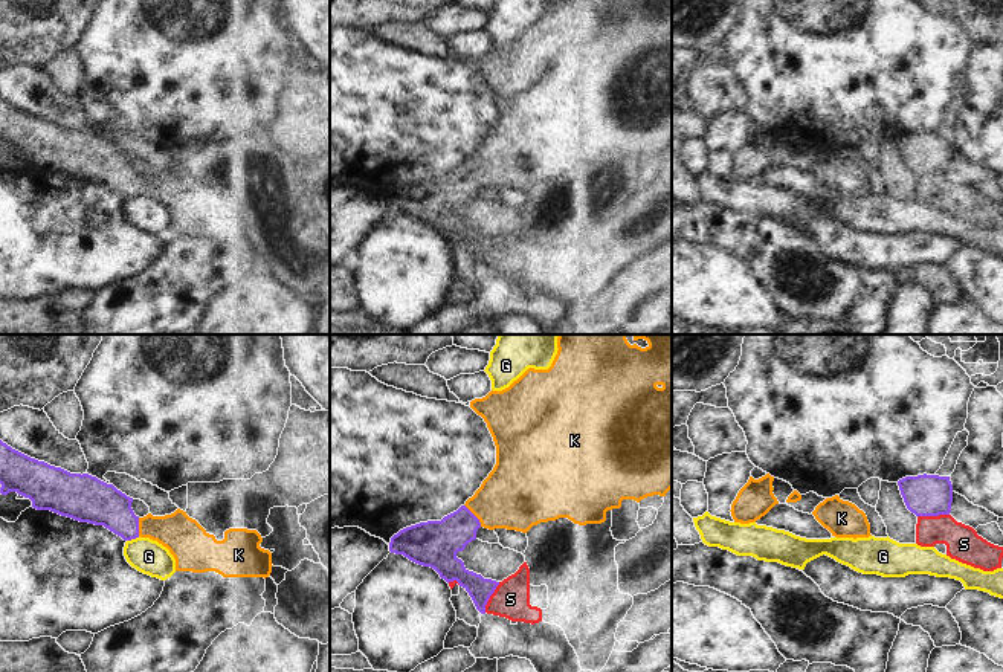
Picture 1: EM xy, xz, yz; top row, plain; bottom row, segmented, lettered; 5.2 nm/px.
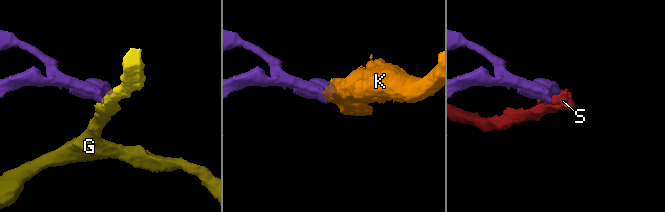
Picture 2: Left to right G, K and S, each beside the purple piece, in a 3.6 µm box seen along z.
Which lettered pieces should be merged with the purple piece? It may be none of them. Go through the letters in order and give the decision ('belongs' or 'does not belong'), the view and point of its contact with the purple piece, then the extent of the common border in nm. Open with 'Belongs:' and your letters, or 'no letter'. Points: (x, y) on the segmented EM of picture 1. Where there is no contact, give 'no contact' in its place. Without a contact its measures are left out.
Belongs: K
G: does not belong; contact xy (133, 538); length 80 nm
K: belongs; contact xz (474, 515); length 150 nm
S: does not belong; contact yz (933, 515); length 170 nm

